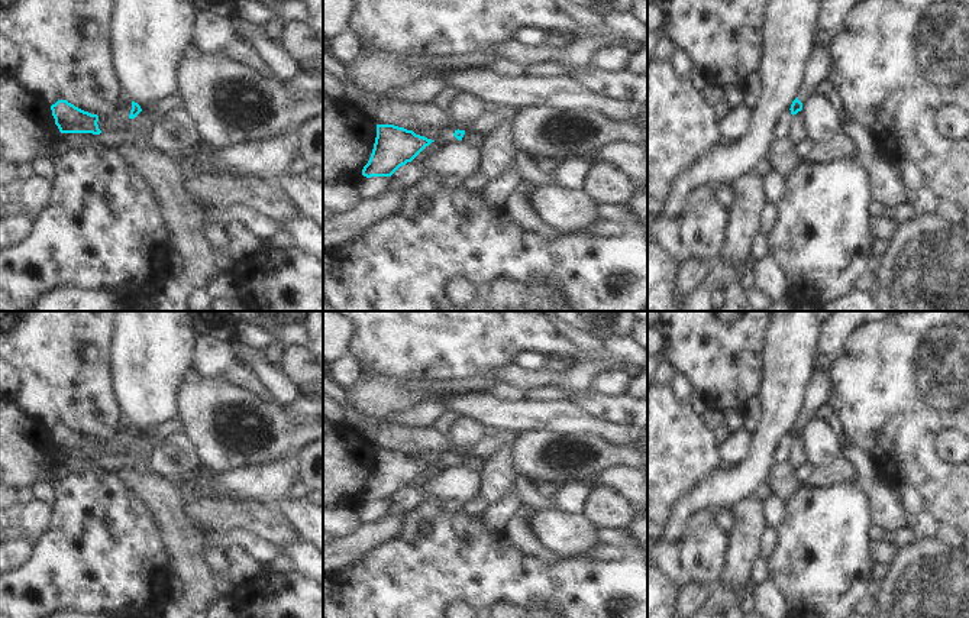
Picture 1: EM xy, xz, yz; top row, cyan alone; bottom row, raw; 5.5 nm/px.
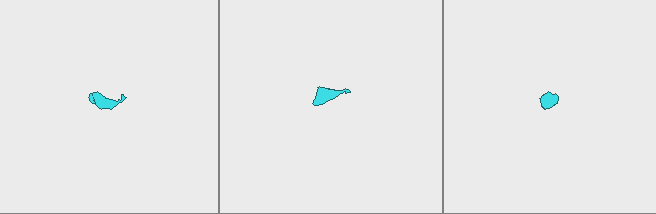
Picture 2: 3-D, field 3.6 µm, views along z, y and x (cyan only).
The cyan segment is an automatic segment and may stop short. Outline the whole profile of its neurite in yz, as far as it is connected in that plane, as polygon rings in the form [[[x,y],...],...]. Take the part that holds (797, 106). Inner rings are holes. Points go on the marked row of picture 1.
[[[814,45],[811,56],[805,64],[805,74],[800,87],[798,97],[791,104],[791,114],[797,114],[802,110],[805,101],[815,93],[829,87],[829,78],[831,75],[831,58],[827,48]]]

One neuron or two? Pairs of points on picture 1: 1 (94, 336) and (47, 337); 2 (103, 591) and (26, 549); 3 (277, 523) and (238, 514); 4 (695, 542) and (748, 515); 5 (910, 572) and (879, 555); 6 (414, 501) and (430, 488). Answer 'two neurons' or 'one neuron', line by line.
1: one neuron
2: two neurons
3: one neuron
4: two neurons
5: two neurons
6: one neuron

